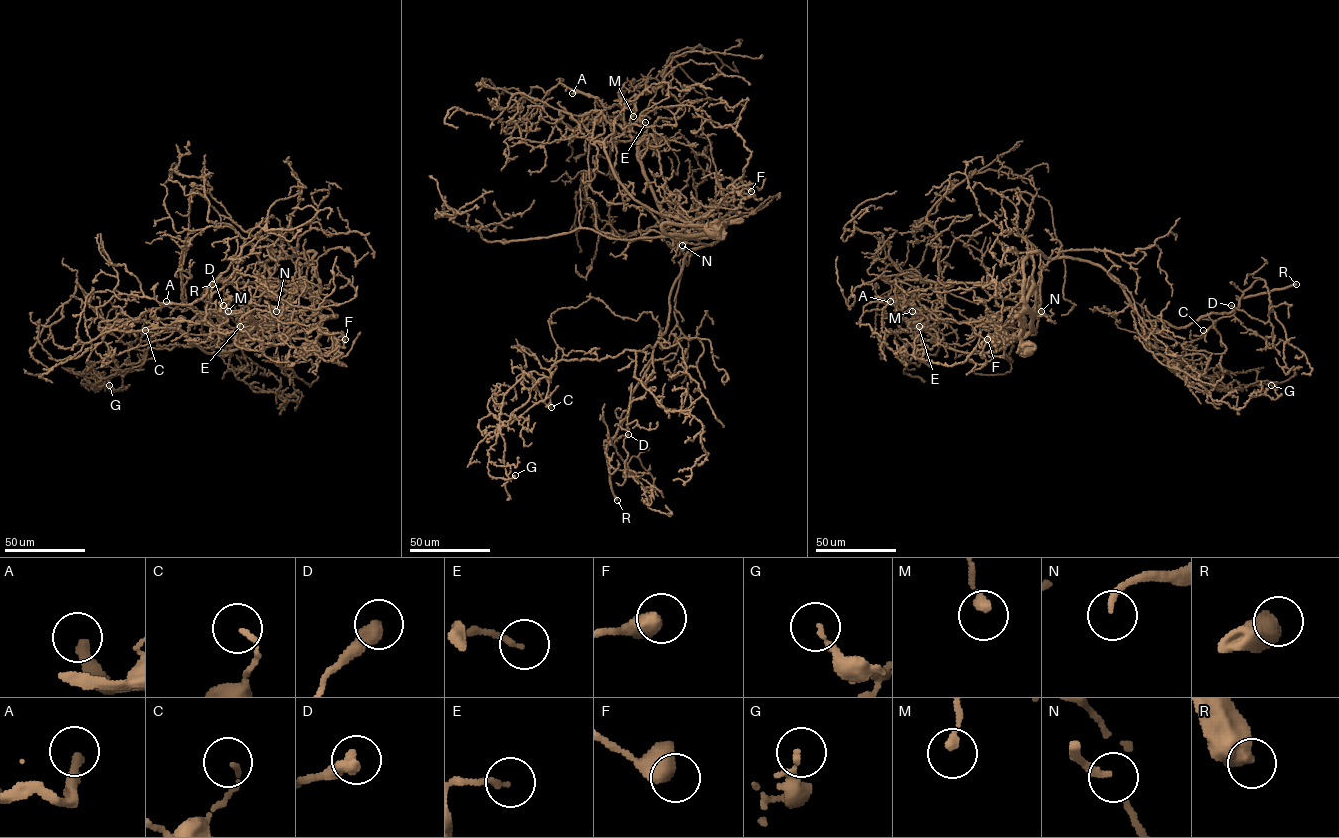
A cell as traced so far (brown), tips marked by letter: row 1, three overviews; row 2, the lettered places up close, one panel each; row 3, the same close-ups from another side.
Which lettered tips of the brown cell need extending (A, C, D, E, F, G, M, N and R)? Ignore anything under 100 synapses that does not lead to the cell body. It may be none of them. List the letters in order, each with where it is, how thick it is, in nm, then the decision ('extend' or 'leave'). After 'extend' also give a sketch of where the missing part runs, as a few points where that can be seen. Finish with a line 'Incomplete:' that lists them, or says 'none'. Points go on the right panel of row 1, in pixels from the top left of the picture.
A: place (890, 301); calibre 320 nm; extend; course (890, 301), (895, 276), (916, 250), (921, 236), (935, 229), (948, 233), (950, 237), (954, 235)
C: place (1203, 330); calibre 130 nm; leave
D: place (1231, 305); calibre 440 nm; leave
E: place (919, 326); calibre 160 nm; leave
F: place (987, 339); calibre 600 nm; leave
G: place (1271, 385); calibre 170 nm; leave
M: place (912, 311); calibre 260 nm; leave
N: place (1041, 311); calibre 200 nm; extend; course (1041, 311), (1073, 331), (1107, 333), (1082, 328), (1101, 315), (1137, 263), (1151, 269), (1159, 282)
R: place (1296, 284); calibre 650 nm; extend
Incomplete: A, N, R

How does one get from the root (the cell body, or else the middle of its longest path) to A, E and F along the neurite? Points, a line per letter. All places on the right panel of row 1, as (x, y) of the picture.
A: (1030, 346), (1020, 339), (1019, 316), (1034, 287), (1027, 289), (1015, 280), (905, 280), (904, 298), (890, 301)
E: (1030, 346), (1019, 323), (994, 351), (913, 332), (878, 340), (903, 350), (919, 326)
F: (1030, 346), (1020, 339), (1019, 323), (1022, 332), (1016, 338), (998, 341), (988, 334), (985, 340), (987, 339)

